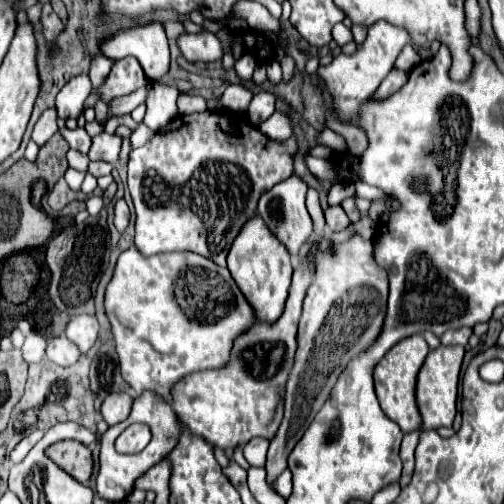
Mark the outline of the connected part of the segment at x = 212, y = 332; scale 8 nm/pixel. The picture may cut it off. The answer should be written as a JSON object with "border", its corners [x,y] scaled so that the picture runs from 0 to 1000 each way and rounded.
{"border":[[[270,492],[246,496],[210,571],[206,607],[222,643],[246,754],[266,770],[274,786],[294,774],[310,786],[321,786],[321,794],[329,794],[329,802],[337,806],[345,798],[341,770],[357,754],[401,734],[452,726],[464,675],[508,643],[504,611],[468,567],[452,532],[437,532],[421,516],[381,500],[310,504],[286,512]]]}

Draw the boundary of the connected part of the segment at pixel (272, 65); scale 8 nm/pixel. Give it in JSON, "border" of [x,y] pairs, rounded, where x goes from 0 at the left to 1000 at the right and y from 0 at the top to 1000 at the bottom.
{"border":[[[536,119],[530,125],[530,155],[540,169],[552,169],[560,159],[556,127],[546,119]]]}

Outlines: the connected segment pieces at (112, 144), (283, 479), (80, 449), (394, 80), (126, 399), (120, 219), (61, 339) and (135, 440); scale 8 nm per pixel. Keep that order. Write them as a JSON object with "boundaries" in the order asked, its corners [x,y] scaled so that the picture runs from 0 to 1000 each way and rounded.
{"boundaries":[[[[202,262],[194,270],[183,274],[183,294],[175,302],[179,317],[202,317],[202,321],[234,321],[234,306],[238,306],[238,274],[222,270],[214,262]]],[[[563,933],[563,940],[552,948],[552,980],[556,984],[575,984],[579,972],[579,940],[575,933]]],[[[123,873],[95,889],[95,905],[119,921],[135,940],[143,940],[163,960],[179,960],[187,937],[183,893],[155,873]]],[[[778,139],[778,143],[762,155],[762,163],[754,167],[754,175],[738,187],[738,198],[754,202],[754,198],[774,194],[782,183],[790,183],[790,179],[806,167],[806,159],[810,159],[810,147],[806,147],[806,143],[798,143],[798,139]]],[[[226,778],[222,786],[210,786],[210,794],[202,798],[202,829],[214,837],[214,845],[238,841],[242,833],[254,829],[258,813],[262,813],[262,786],[250,778]]],[[[230,397],[226,405],[226,444],[234,452],[234,460],[246,460],[250,448],[258,440],[258,417],[254,417],[254,405],[246,397]]],[[[127,663],[123,667],[111,667],[95,679],[95,690],[91,690],[91,706],[111,718],[115,726],[143,726],[159,714],[163,698],[159,690],[151,690],[151,683],[143,683],[143,675],[135,675]]],[[[262,841],[234,865],[234,897],[270,901],[298,877],[298,849],[286,841]]]]}

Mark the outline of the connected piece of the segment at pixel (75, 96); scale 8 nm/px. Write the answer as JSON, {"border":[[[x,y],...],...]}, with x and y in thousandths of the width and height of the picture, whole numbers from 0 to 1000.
{"border":[[[151,151],[111,190],[111,218],[123,238],[155,234],[167,222],[167,202],[179,190],[183,167],[175,151]]]}

